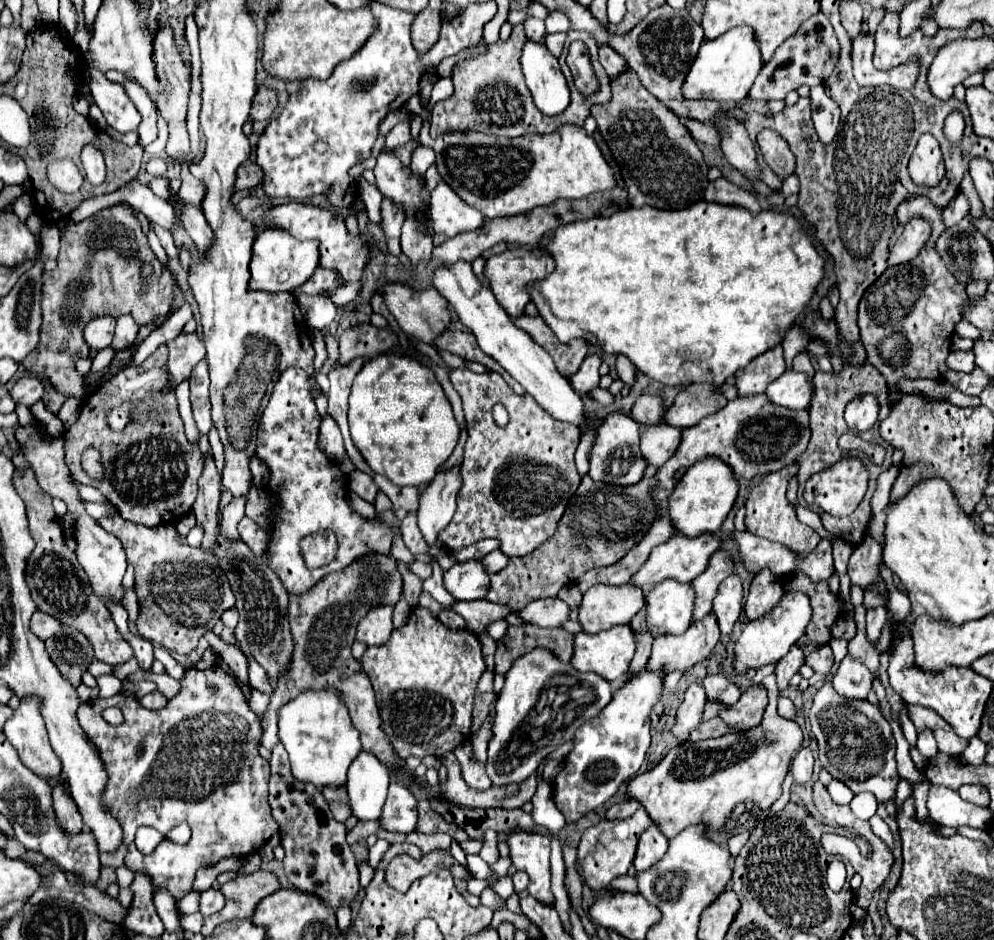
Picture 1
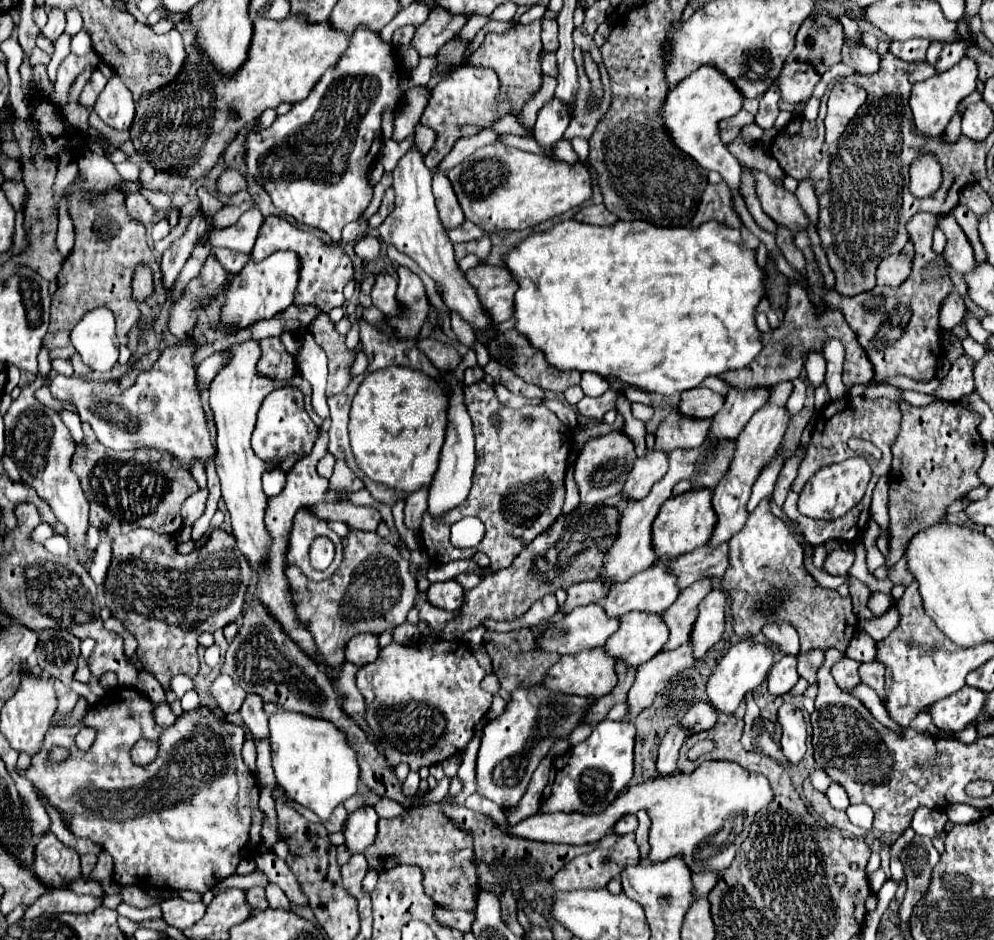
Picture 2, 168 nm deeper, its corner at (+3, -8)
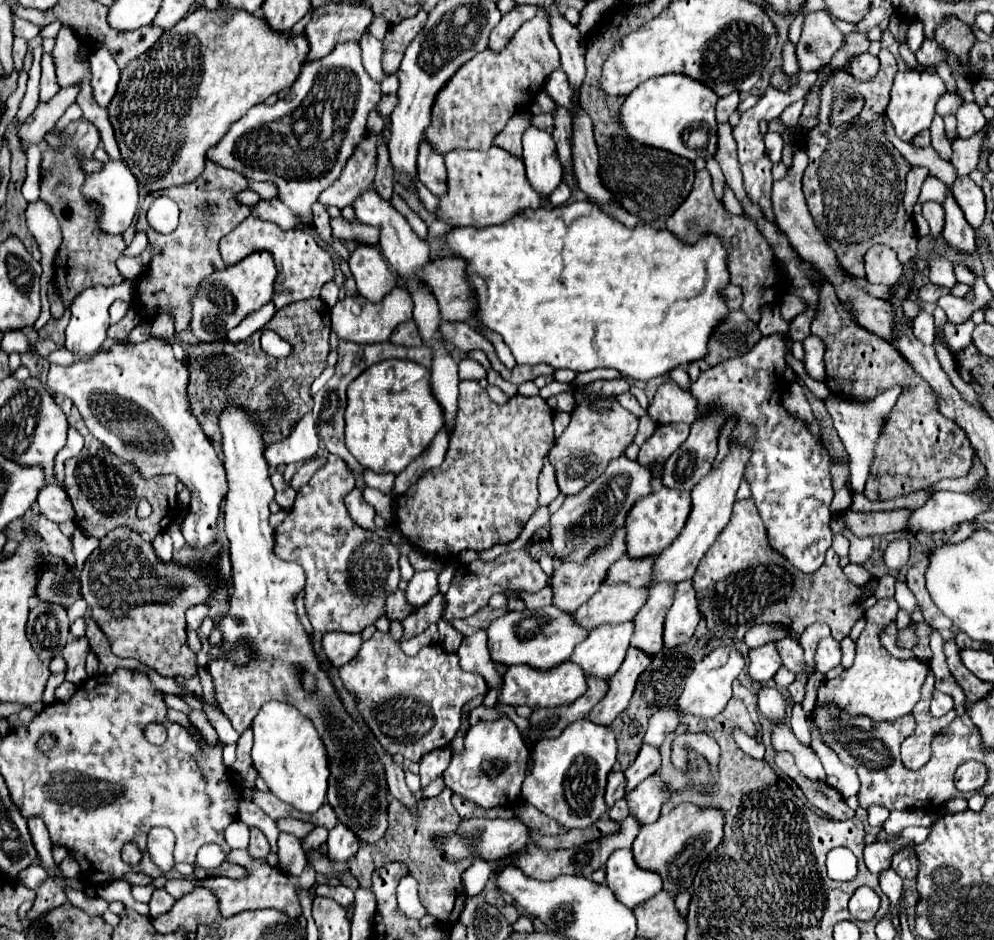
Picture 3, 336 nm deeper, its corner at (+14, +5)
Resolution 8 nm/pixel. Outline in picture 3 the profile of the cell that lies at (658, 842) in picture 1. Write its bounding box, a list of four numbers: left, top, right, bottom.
[626,777,668,825]

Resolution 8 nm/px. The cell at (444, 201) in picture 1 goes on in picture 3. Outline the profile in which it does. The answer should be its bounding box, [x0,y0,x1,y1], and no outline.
[418,141,448,197]

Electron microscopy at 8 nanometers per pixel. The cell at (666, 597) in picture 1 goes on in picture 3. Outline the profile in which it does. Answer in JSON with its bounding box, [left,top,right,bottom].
[570,621,632,677]

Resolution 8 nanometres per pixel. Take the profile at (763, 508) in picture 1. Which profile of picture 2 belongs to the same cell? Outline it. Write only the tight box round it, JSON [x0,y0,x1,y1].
[721,498,857,654]

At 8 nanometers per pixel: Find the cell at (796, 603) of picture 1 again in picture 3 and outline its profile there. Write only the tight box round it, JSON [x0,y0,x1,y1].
[678,645,746,717]

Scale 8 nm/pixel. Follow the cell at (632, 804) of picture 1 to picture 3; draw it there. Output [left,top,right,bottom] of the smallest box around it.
[608,799,628,821]

